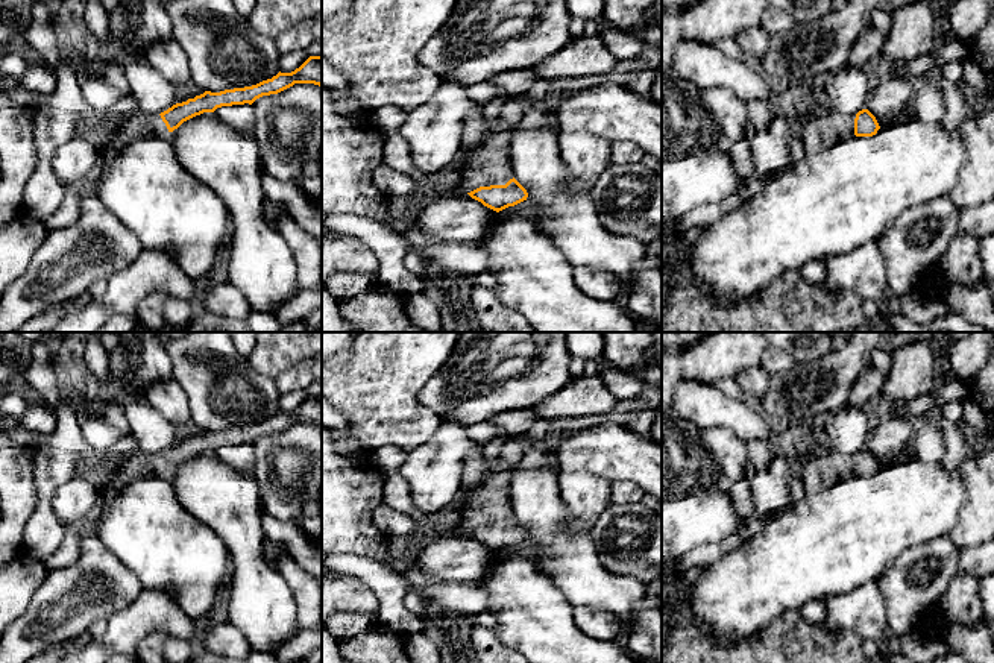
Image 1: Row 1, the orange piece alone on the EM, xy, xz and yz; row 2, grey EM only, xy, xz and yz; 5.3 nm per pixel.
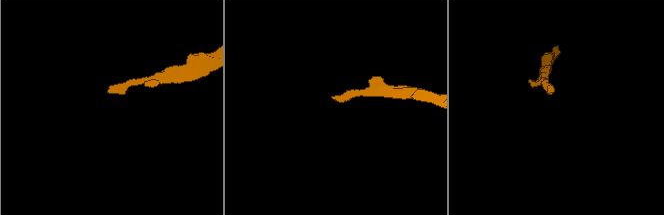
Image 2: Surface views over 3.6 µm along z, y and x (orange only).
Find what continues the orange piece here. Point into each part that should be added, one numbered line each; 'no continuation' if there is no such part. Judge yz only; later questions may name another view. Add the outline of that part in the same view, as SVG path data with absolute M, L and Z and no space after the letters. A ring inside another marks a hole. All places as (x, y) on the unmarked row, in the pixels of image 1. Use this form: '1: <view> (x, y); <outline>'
1: yz (823, 469); M821 448L797 466L806 495L827 490L842 479L854 476L854 454Z

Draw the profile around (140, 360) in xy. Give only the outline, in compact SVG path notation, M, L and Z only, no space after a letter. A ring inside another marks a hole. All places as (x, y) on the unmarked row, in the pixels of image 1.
M118 332L120 343L109 353L109 375L127 384L143 399L156 382L173 379L171 360L159 332Z

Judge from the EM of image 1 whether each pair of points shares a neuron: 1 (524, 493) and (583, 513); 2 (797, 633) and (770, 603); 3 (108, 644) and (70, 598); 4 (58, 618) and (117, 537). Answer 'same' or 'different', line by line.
1: different
2: different
3: different
4: different

